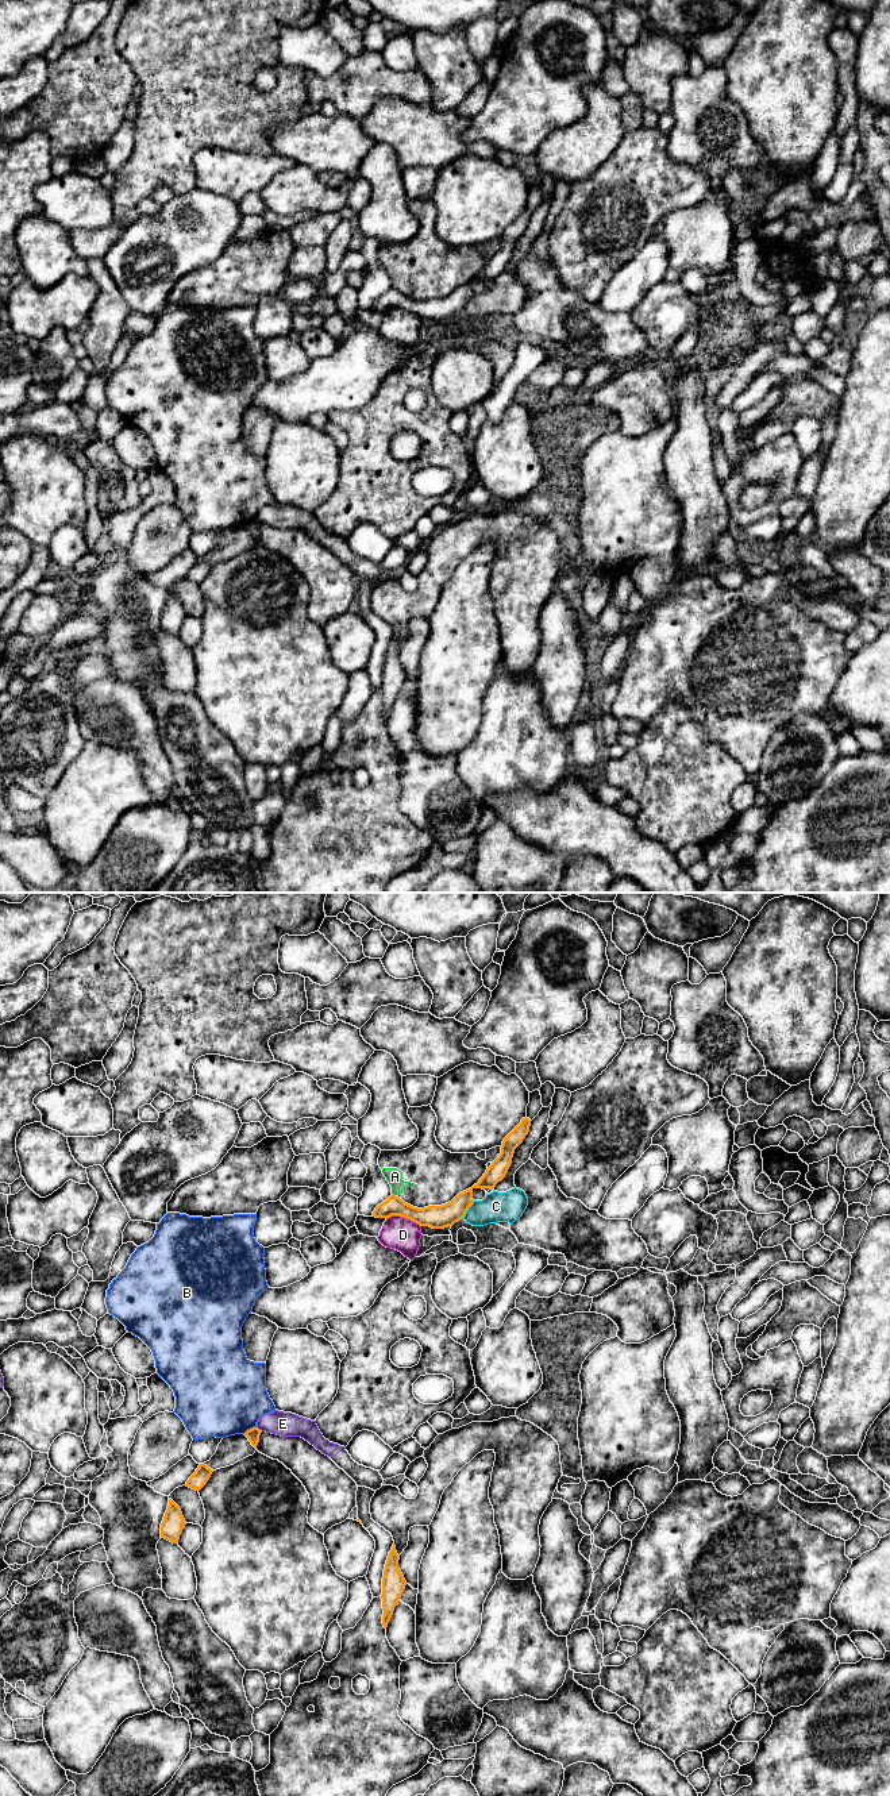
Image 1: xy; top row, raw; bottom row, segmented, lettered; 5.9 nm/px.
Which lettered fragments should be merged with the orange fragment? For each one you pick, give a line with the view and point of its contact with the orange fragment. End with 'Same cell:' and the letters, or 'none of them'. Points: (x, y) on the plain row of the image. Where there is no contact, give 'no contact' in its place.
Same cell: none of them

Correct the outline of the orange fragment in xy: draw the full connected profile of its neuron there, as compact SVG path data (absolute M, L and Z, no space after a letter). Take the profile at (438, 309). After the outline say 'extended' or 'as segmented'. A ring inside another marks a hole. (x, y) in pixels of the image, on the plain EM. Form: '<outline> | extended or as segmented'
M527 209L523 211L521 215L504 231L500 248L486 262L479 274L471 281L459 285L451 294L442 298L417 301L392 286L385 294L375 300L373 309L389 311L392 308L400 308L419 316L420 319L429 319L432 321L452 319L455 315L463 312L466 304L473 297L474 281L493 282L496 277L505 270L512 257L515 242L528 227L529 219L531 212Z | as segmented

